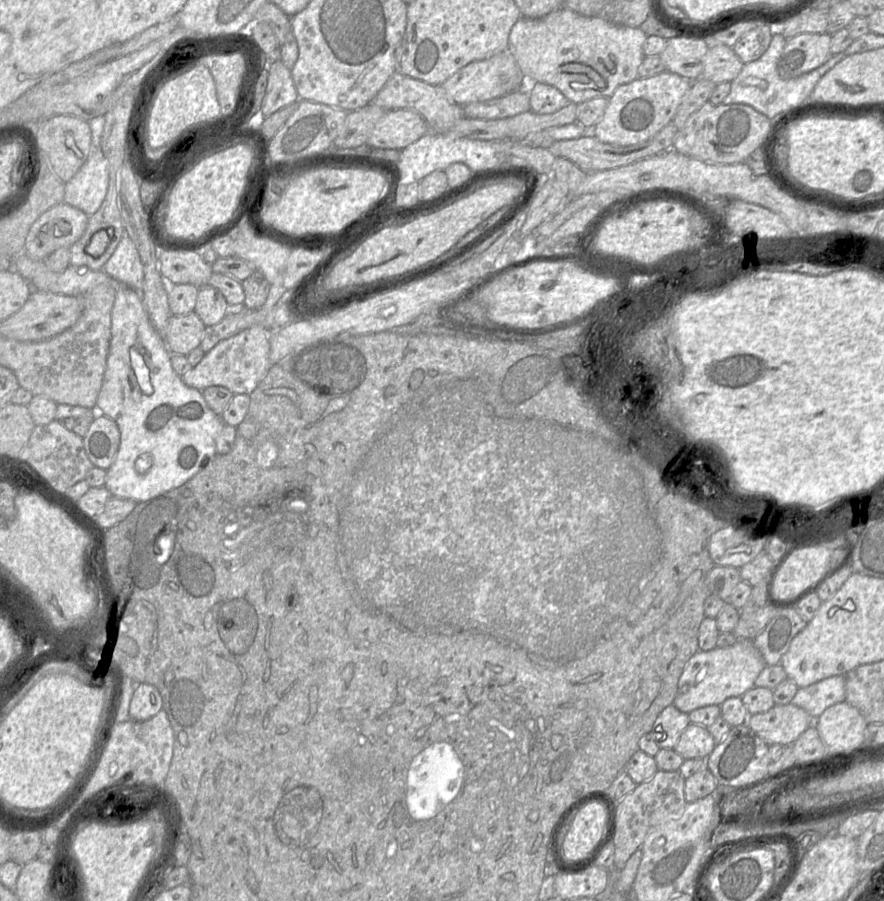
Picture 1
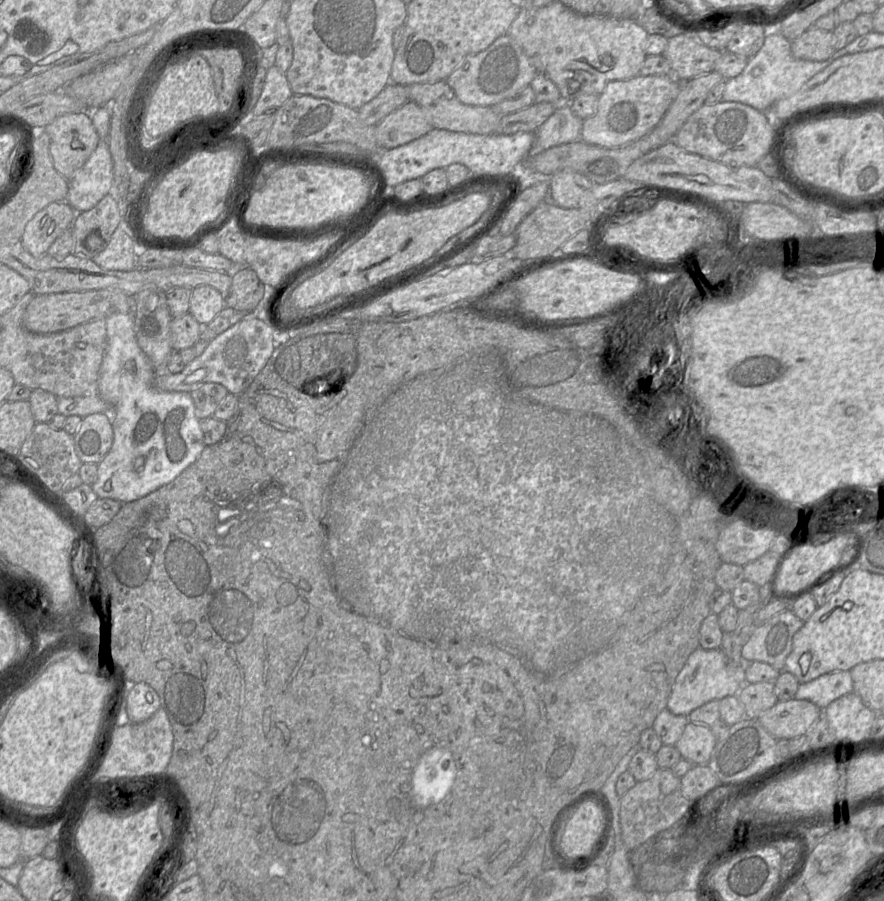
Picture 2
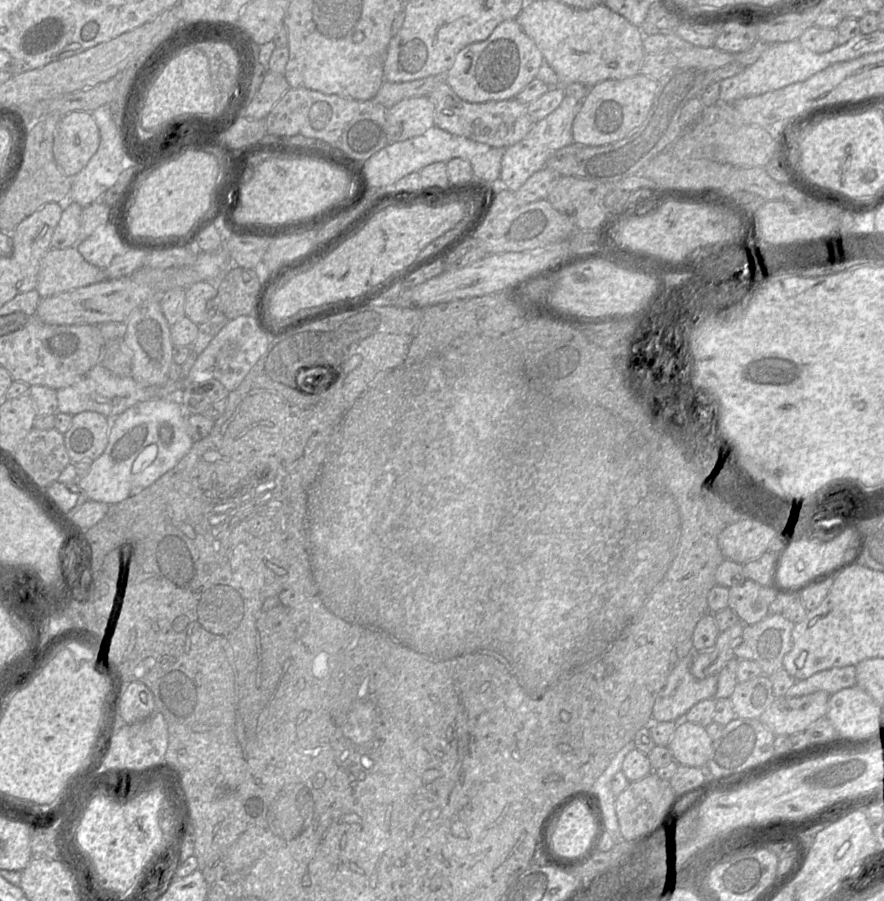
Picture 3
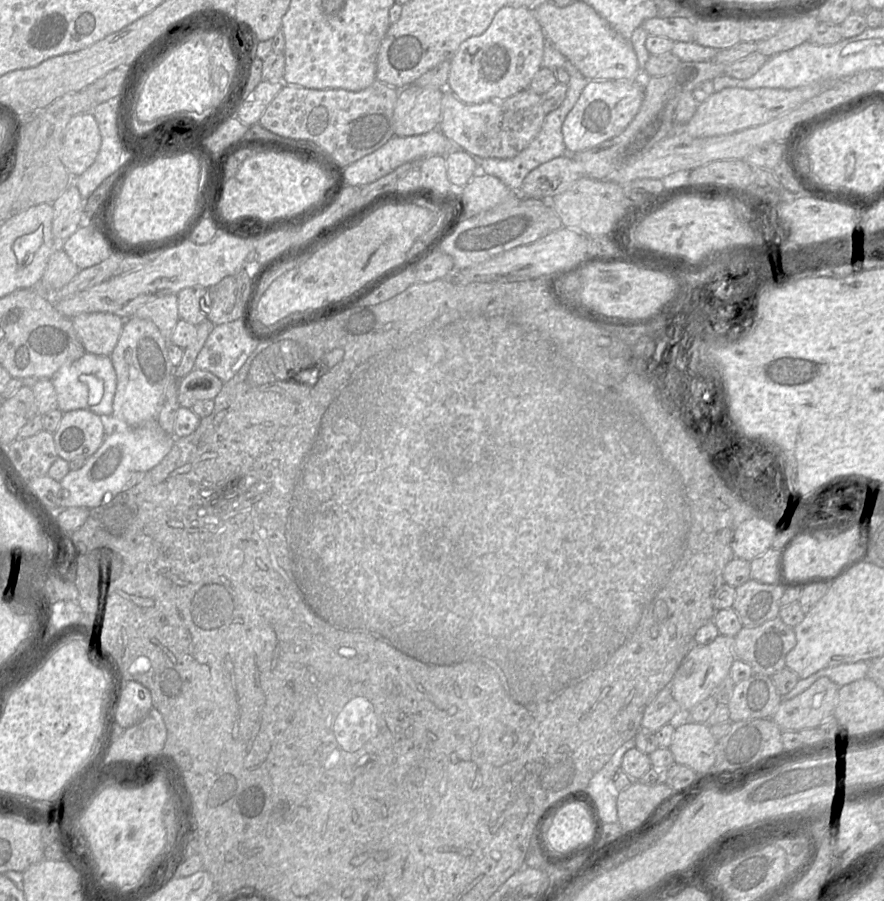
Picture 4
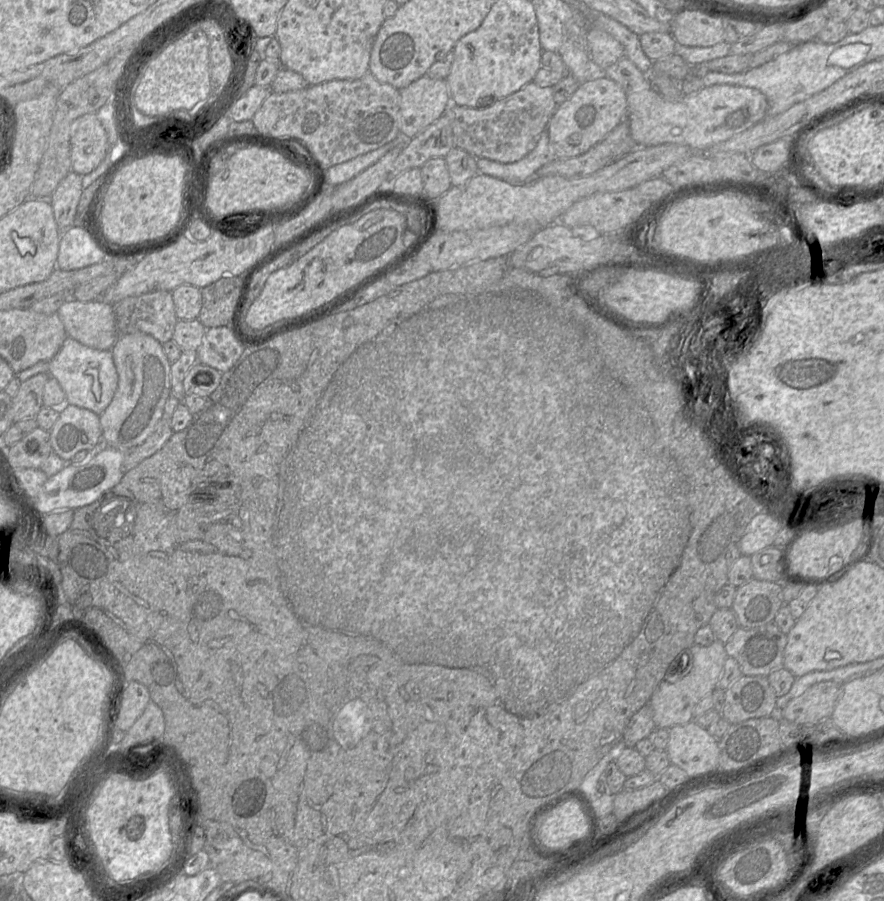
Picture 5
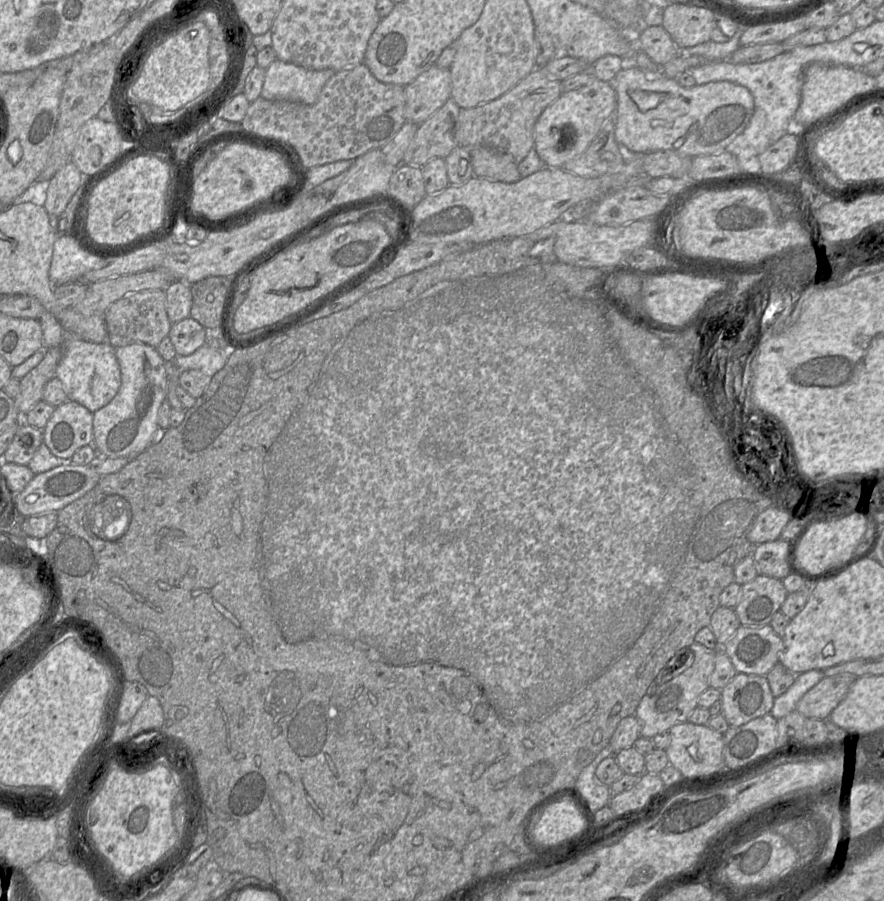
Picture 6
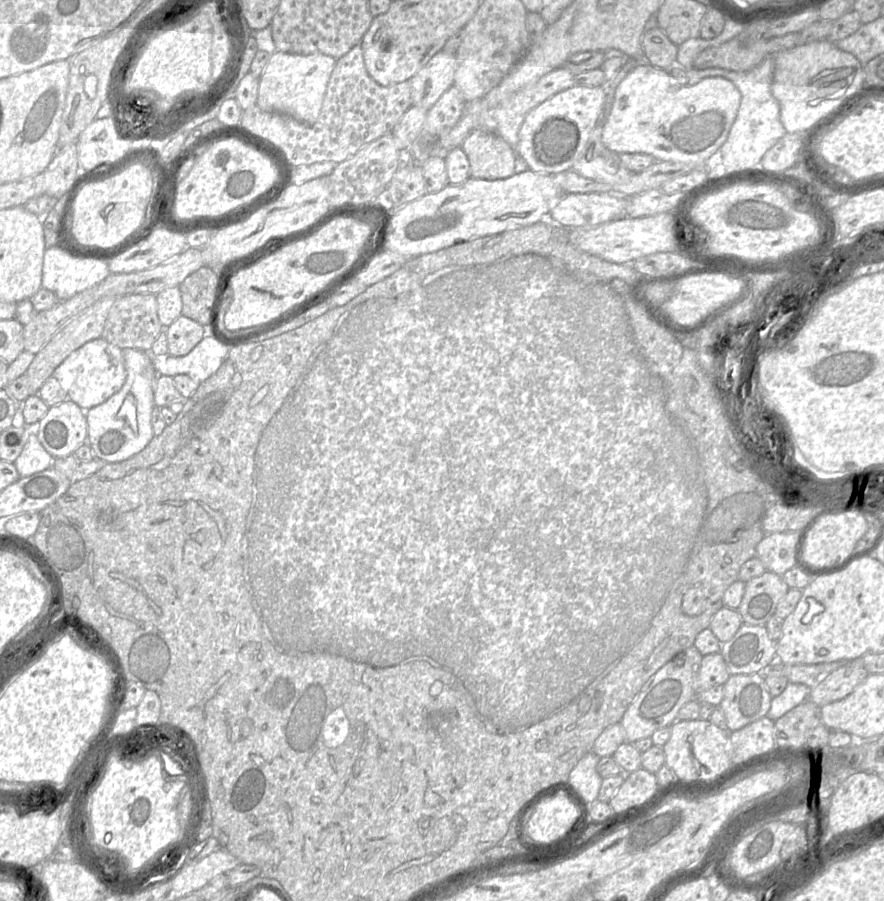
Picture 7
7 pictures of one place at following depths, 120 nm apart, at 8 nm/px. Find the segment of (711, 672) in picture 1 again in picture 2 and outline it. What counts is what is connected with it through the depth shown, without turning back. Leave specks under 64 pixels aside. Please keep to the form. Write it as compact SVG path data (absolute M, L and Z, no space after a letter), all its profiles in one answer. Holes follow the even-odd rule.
M698 647L678 674L666 708L674 715L688 716L710 701L720 701L727 696L737 695L745 684L745 667L730 665L721 649L705 650Z

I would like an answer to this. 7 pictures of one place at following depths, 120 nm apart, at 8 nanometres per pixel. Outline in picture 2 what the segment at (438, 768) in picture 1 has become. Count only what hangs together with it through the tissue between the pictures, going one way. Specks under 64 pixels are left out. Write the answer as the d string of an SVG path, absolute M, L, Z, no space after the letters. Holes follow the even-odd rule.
M446 748L427 751L417 763L412 780L413 802L427 807L442 801L450 792L456 776L456 765Z

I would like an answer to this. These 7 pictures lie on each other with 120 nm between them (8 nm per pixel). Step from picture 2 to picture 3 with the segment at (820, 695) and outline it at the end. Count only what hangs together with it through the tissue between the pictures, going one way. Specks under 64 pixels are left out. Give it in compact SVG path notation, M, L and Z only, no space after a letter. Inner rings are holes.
M856 665L833 667L820 671L805 680L796 680L787 691L786 697L804 696L820 690L833 695L855 685L857 685Z

